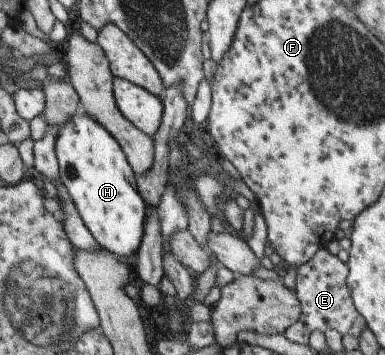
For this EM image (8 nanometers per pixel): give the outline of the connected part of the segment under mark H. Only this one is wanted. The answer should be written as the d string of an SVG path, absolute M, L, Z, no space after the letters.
M77 112L59 126L54 142L58 178L66 189L76 214L100 248L113 257L133 259L143 235L145 204L138 194L136 176L128 166L123 150L86 113Z

